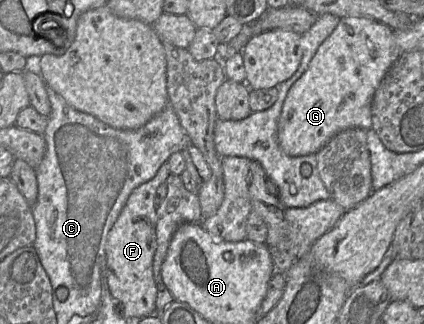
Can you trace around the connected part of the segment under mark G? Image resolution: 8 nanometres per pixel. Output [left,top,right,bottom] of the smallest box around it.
[278,17,401,156]

